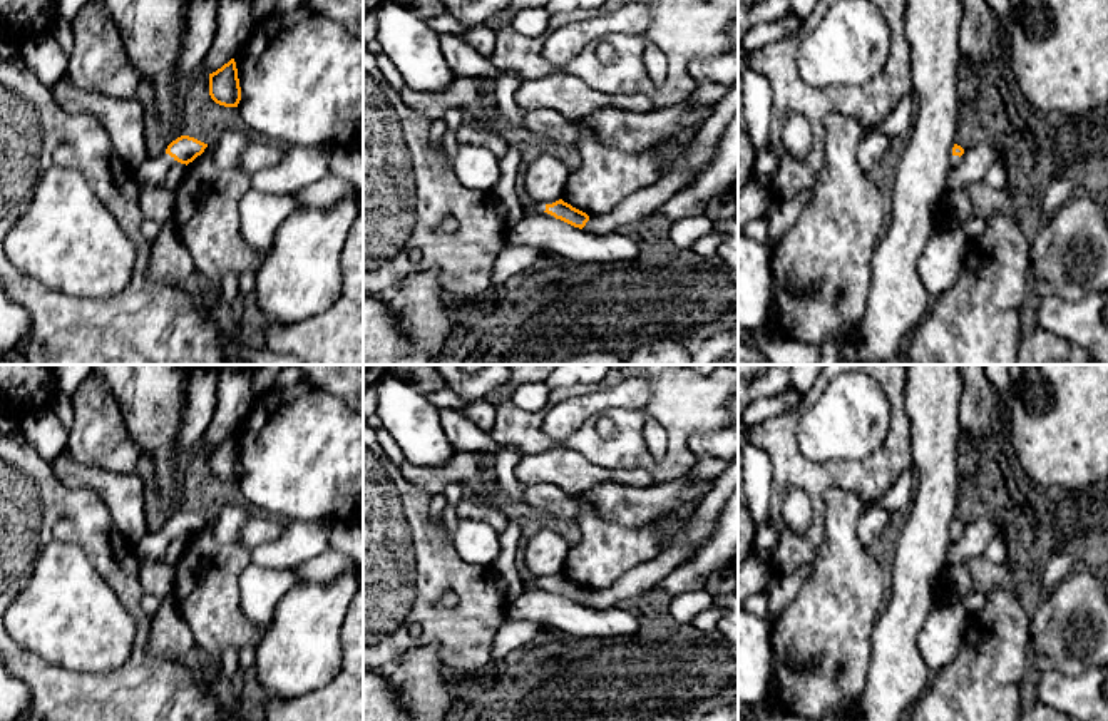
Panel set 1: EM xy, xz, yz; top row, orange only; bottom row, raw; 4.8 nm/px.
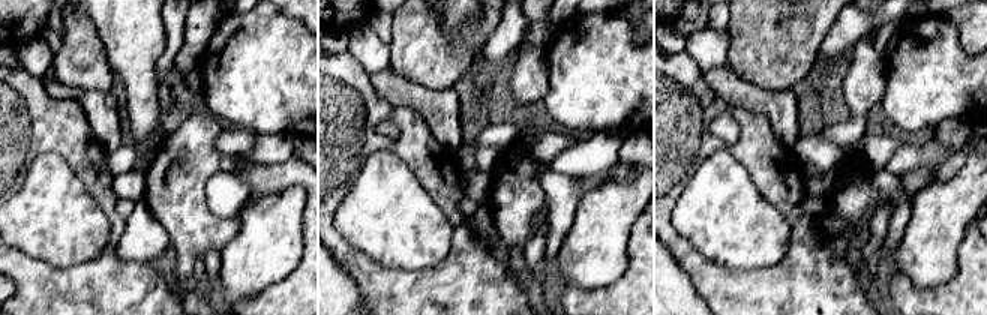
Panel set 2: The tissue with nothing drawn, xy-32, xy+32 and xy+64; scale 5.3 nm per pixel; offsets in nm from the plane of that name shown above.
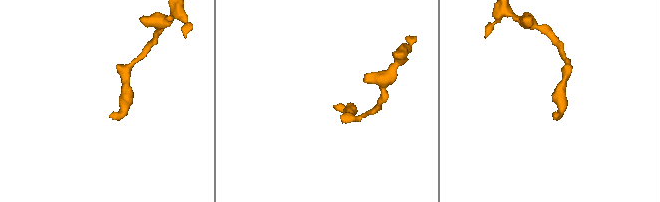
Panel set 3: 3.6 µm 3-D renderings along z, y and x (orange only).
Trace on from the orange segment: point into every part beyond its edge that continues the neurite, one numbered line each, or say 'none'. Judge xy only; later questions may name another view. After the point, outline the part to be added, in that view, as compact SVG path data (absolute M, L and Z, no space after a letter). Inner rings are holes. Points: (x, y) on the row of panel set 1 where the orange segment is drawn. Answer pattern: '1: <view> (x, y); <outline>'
1: xy (151, 174); M162 154L156 159L146 159L136 171L134 179L142 191L156 189L164 186L169 167L172 166L174 157Z

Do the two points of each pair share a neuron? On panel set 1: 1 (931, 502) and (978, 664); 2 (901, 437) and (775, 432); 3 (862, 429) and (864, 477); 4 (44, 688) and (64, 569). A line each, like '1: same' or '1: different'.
1: different
2: same
3: different
4: different

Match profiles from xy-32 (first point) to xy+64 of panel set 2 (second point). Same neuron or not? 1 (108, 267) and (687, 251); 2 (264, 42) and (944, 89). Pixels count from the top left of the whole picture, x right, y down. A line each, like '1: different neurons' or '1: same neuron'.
1: same neuron
2: same neuron

